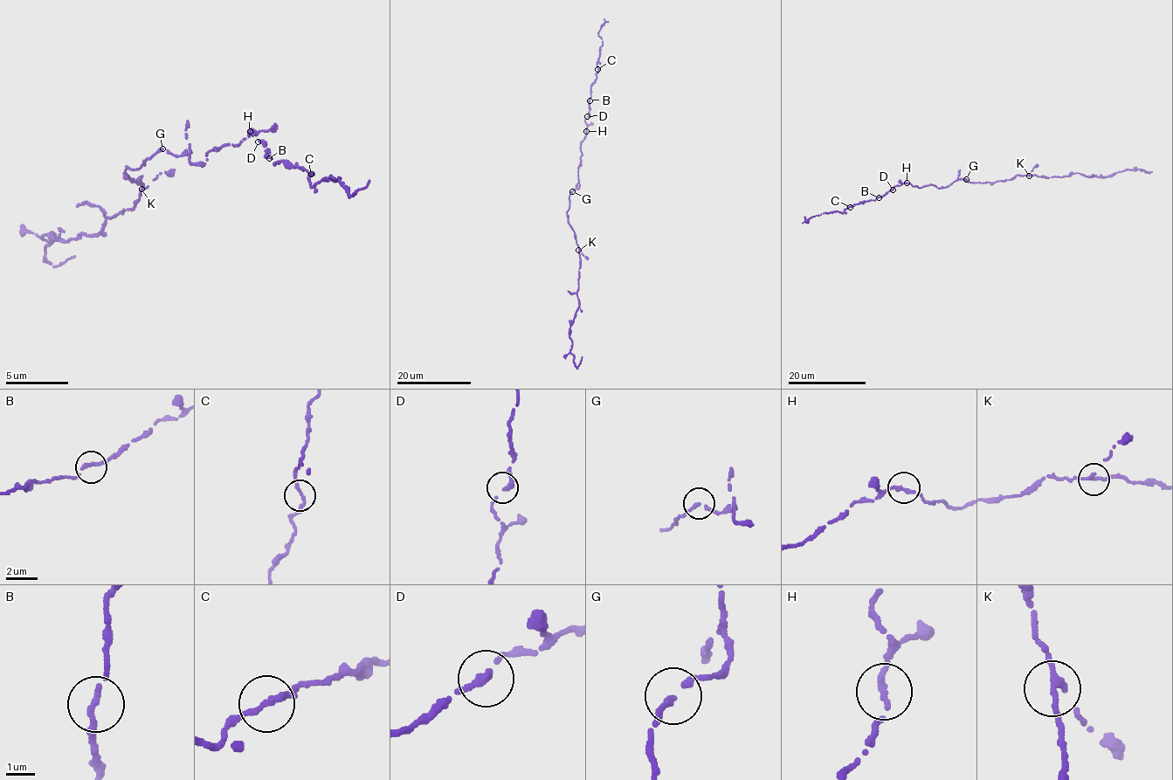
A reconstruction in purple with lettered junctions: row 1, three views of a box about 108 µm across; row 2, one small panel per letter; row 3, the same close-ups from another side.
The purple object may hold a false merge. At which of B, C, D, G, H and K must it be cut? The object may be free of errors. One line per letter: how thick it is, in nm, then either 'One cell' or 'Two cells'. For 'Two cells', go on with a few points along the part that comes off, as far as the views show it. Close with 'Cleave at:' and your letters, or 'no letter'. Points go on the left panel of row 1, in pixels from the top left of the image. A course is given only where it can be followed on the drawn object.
B: Thickness 200 nm. One cell
C: Thickness 200 nm. One cell
D: Thickness 240 nm. One cell
G: Thickness 200 nm. One cell
H: Thickness 220 nm. One cell
K: Thickness 240 nm. One cell
Cleave at: no letter

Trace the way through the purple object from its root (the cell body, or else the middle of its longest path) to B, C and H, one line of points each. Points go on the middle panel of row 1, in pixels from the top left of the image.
B: (572, 191), (580, 186), (577, 172), (581, 160), (580, 143), (586, 134), (584, 120), (589, 113), (589, 100)
C: (572, 191), (580, 186), (580, 143), (586, 134), (584, 120), (589, 113), (590, 86), (597, 69)
H: (572, 191), (580, 186), (577, 172), (581, 160), (580, 143), (586, 131)

